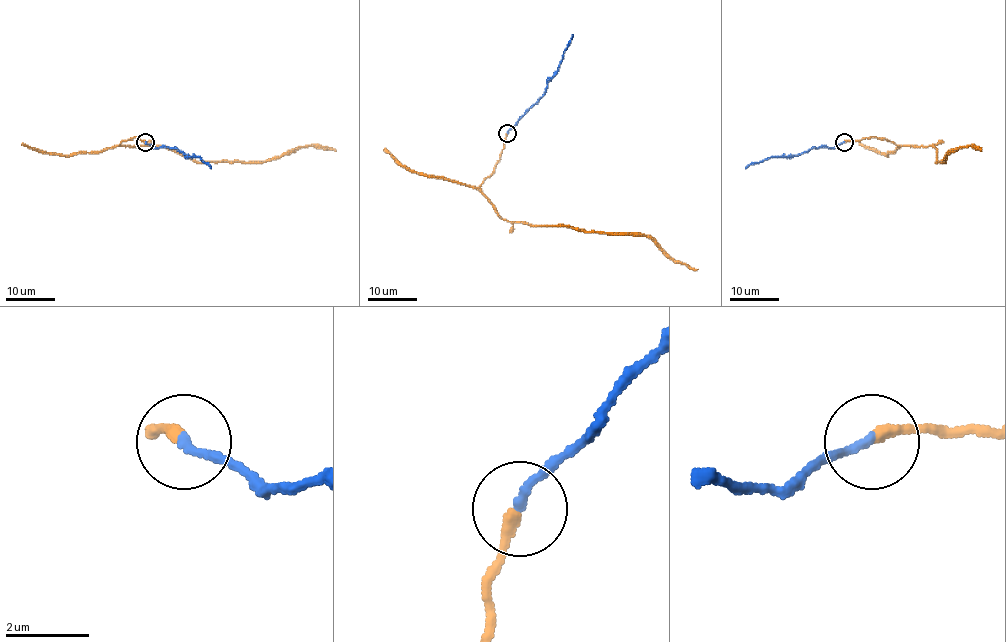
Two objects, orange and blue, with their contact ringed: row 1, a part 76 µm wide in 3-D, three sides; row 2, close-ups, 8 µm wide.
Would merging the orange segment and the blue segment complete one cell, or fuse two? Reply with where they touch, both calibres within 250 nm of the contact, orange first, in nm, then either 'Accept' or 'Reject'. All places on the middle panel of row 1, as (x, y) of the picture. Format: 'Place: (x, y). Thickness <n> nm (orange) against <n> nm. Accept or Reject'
Place: (507, 133). Thickness 280 nm (orange) against 200 nm. Accept

